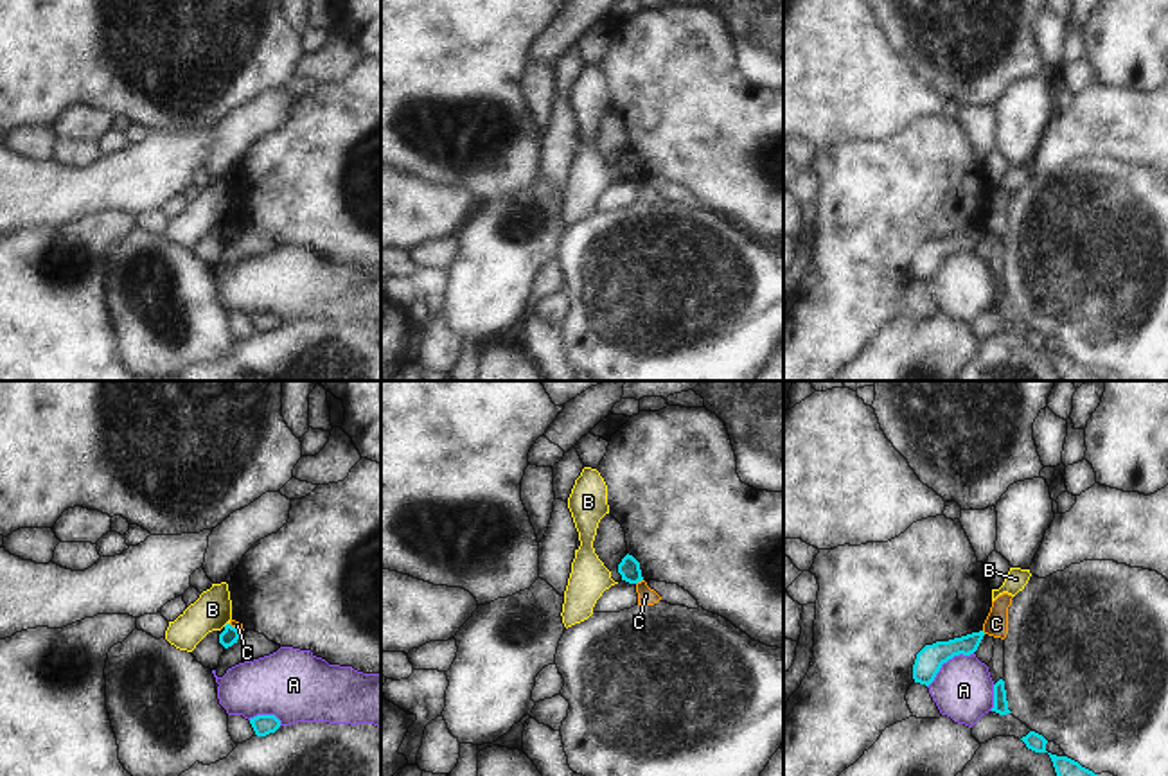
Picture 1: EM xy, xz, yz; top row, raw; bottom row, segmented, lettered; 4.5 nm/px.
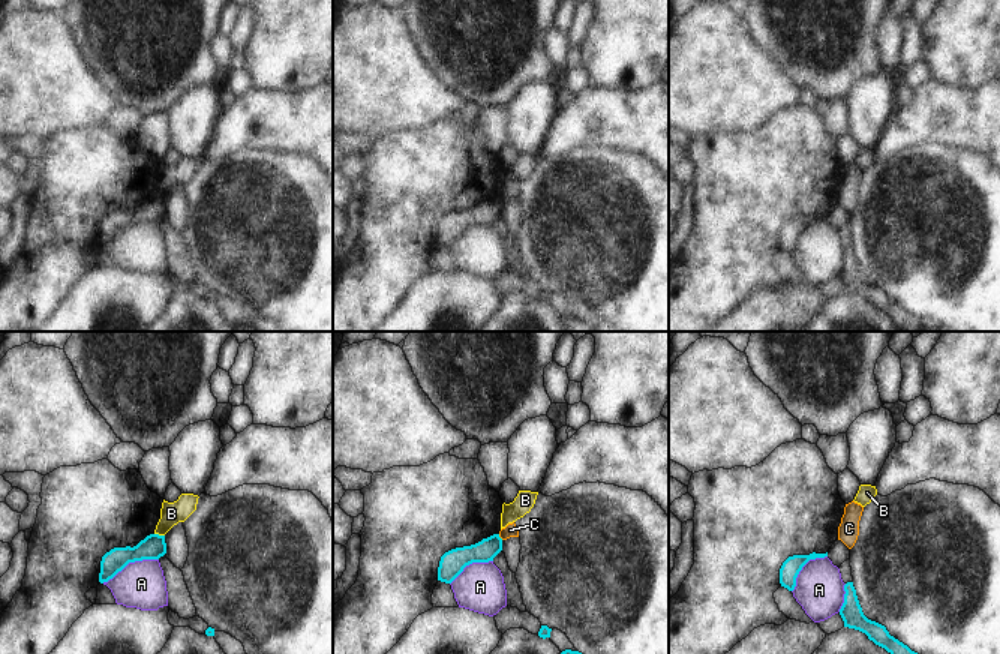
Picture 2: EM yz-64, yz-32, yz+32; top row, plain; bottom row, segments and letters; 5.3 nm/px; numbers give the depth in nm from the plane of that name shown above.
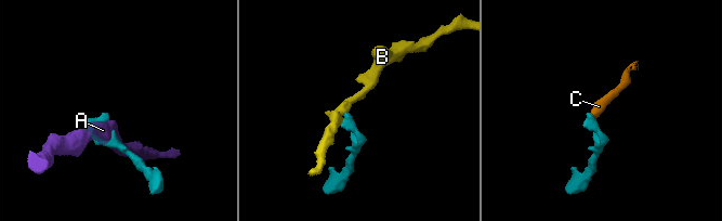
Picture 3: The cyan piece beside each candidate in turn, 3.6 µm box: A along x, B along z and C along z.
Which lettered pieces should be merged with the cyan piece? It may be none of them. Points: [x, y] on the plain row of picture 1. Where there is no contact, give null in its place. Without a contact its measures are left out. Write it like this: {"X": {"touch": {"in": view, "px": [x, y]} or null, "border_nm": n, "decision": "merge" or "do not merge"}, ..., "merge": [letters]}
{"A": {"touch": {"in": "yz", "px": [946, 259]}, "border_nm": 260, "decision": "do not merge"}, "B": {"touch": {"in": "xy", "px": [227, 221]}, "border_nm": 40, "decision": "do not merge"}, "C": {"touch": {"in": "xz", "px": [638, 178]}, "border_nm": 40, "decision": "do not merge"}, "merge": []}

